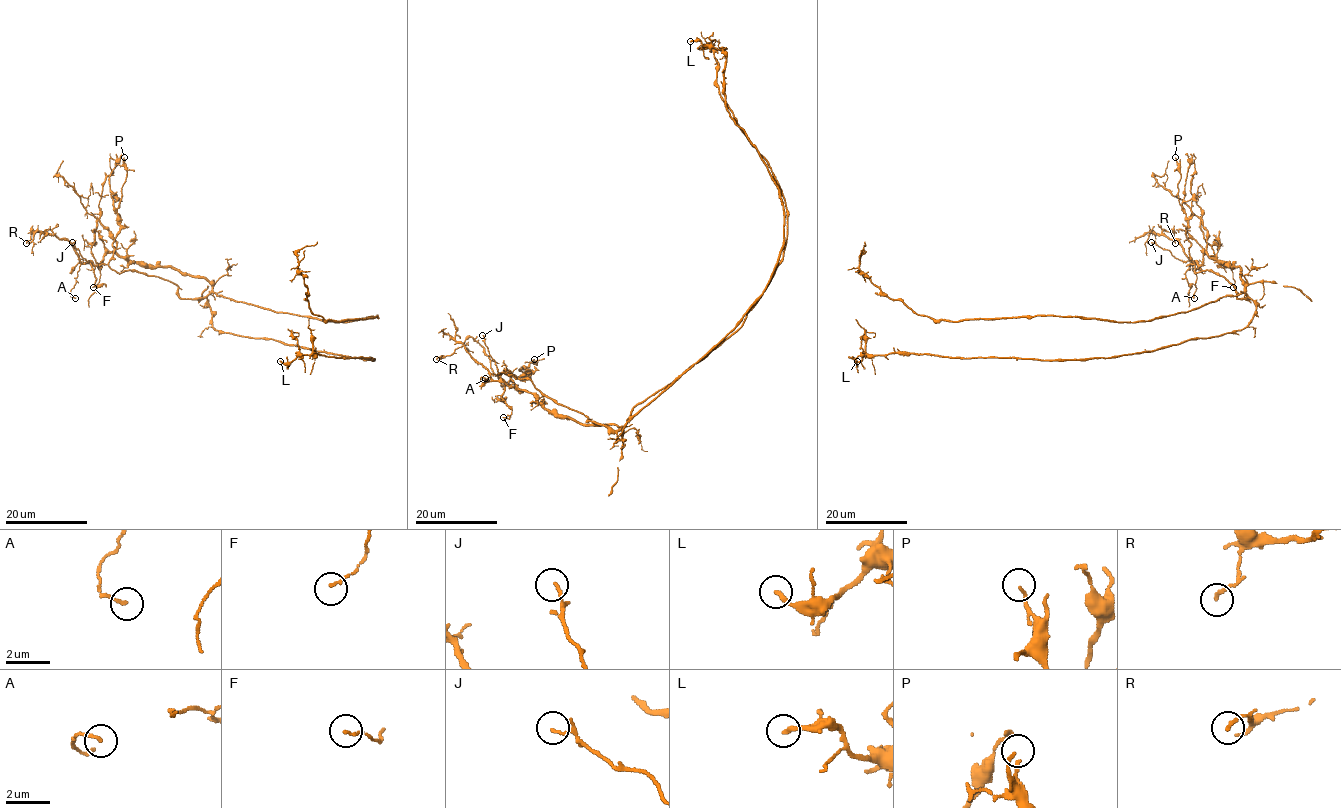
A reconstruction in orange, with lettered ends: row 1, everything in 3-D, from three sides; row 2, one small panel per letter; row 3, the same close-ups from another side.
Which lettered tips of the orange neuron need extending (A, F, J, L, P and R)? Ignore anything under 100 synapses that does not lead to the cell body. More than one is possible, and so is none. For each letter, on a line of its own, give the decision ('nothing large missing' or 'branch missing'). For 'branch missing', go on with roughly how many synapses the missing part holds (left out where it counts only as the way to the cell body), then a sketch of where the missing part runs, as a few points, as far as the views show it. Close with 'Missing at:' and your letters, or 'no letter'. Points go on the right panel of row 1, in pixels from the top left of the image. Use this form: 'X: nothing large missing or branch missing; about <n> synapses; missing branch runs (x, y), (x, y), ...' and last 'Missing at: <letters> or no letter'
A: nothing large missing
F: nothing large missing
J: nothing large missing
L: nothing large missing
P: nothing large missing
R: nothing large missing
Missing at: no letter

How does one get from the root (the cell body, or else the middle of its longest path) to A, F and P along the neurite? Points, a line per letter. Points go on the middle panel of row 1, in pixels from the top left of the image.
A: (617, 434), (622, 429), (616, 425), (583, 425), (555, 417), (531, 393), (489, 376), (485, 378)
F: (617, 434), (622, 429), (616, 425), (555, 417), (527, 390), (508, 384), (502, 397), (512, 413), (503, 417)
P: (617, 434), (544, 396), (529, 378), (519, 378), (530, 371), (527, 368), (531, 362), (536, 365), (534, 359)

